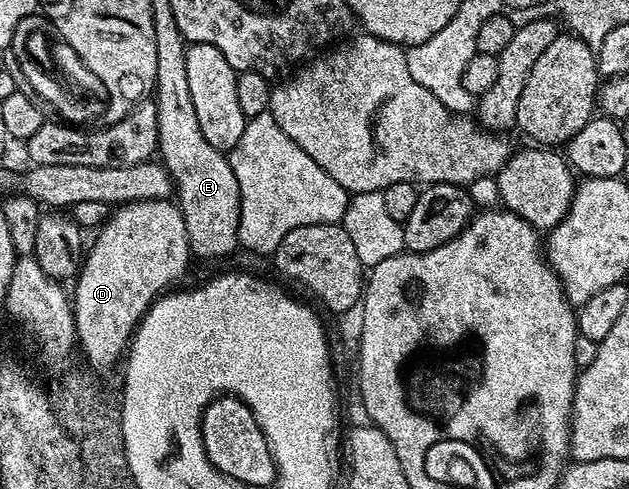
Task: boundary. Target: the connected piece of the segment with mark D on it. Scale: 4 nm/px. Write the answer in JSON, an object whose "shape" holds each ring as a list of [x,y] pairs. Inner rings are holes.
{"shape":[[[144,199],[141,203],[120,204],[114,211],[117,212],[114,215],[112,212],[96,232],[97,240],[90,251],[88,248],[76,276],[77,288],[71,291],[79,351],[81,347],[90,364],[85,363],[93,369],[109,367],[120,355],[122,358],[126,354],[141,320],[145,318],[145,312],[153,306],[158,296],[172,288],[169,286],[184,273],[185,266],[191,260],[187,229],[176,202],[169,199]]]}

